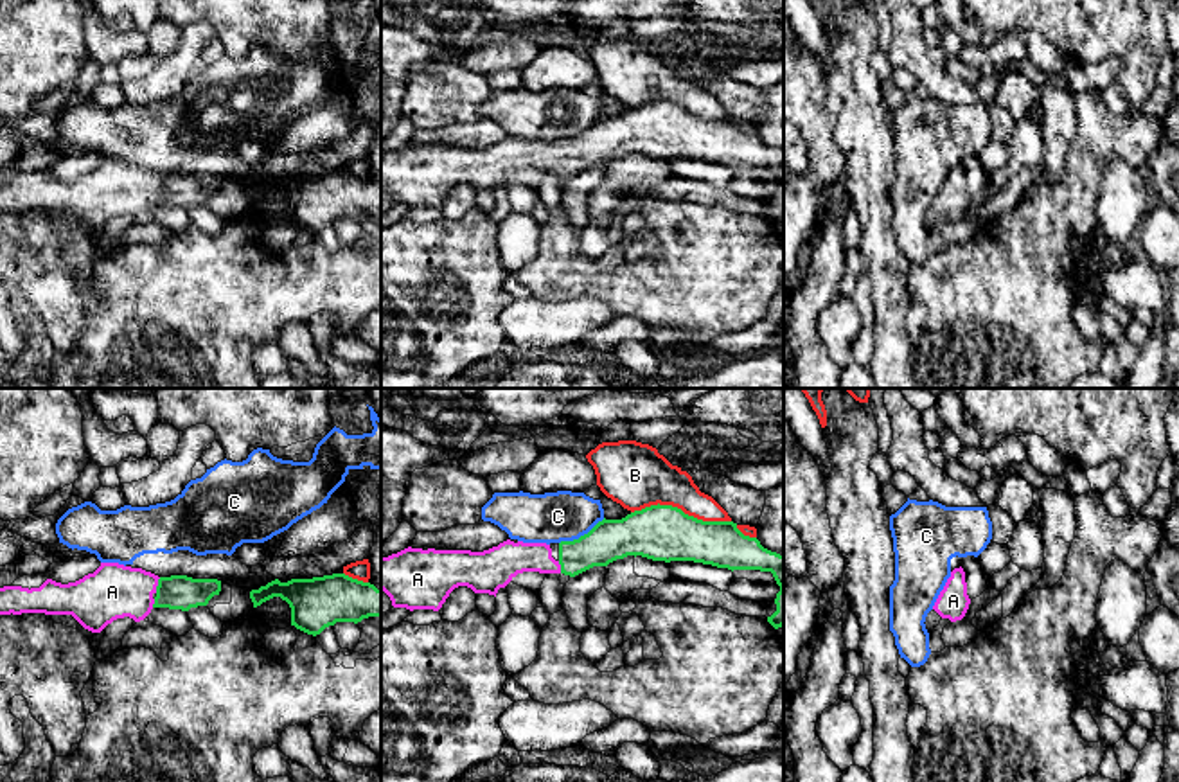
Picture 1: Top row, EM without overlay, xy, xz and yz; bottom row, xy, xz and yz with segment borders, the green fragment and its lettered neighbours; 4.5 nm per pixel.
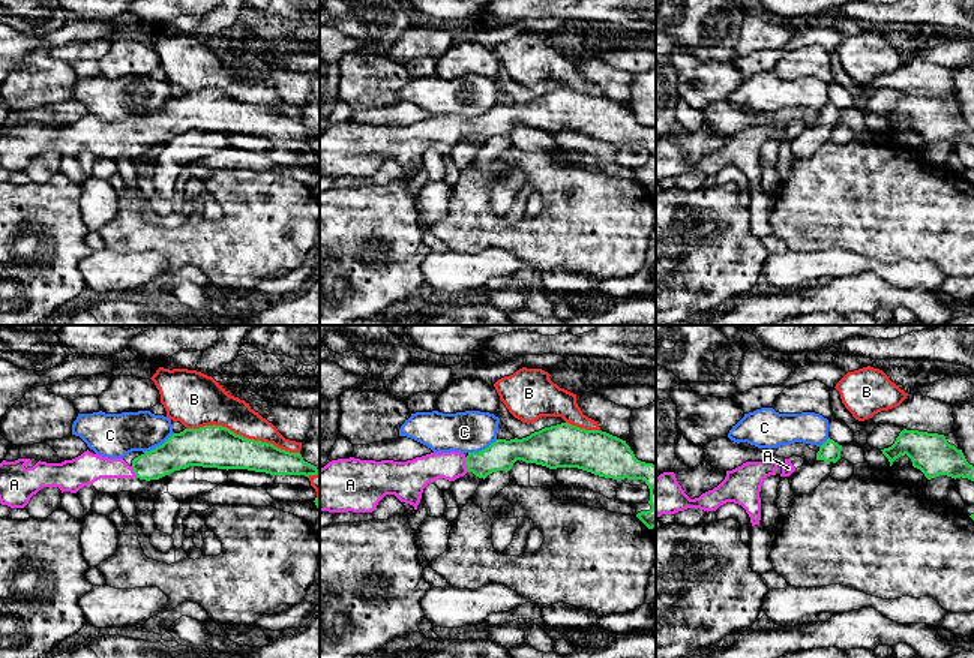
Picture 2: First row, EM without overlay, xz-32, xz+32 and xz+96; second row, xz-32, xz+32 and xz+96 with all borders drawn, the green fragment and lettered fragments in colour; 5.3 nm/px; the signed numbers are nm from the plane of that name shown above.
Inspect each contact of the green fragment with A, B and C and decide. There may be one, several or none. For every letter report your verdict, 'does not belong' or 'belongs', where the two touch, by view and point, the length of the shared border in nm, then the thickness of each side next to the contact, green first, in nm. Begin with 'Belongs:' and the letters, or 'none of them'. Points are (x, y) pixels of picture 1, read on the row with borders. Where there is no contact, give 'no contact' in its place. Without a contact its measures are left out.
Belongs: A
A: belongs; contact xy (159, 585); length 80 nm; calibres 160 and 240 nm
B: does not belong; contact xz (680, 509); length 460 nm; calibres 260 and 280 nm
C: does not belong; contact xz (581, 536); length 240 nm; calibres 190 and 220 nm

